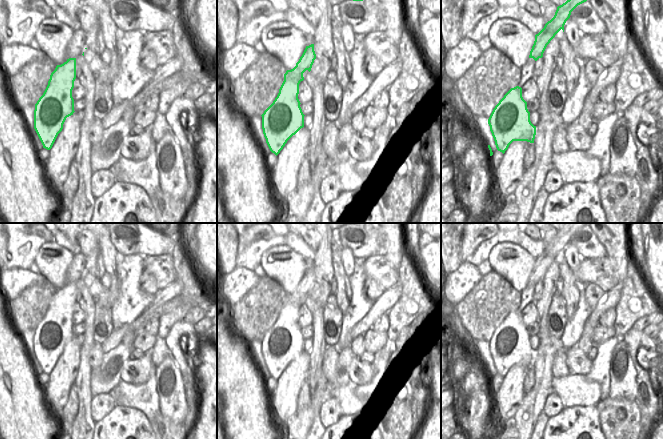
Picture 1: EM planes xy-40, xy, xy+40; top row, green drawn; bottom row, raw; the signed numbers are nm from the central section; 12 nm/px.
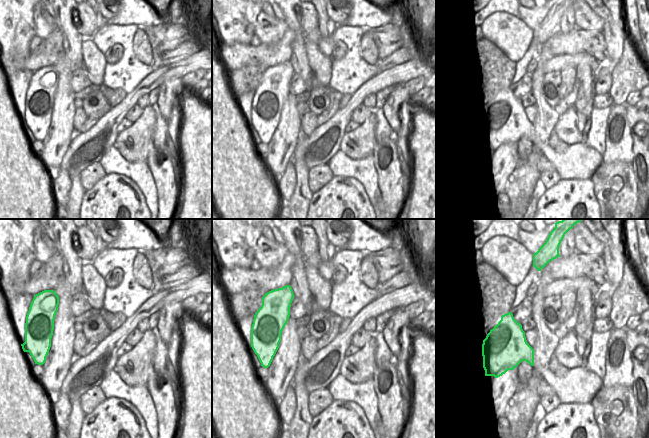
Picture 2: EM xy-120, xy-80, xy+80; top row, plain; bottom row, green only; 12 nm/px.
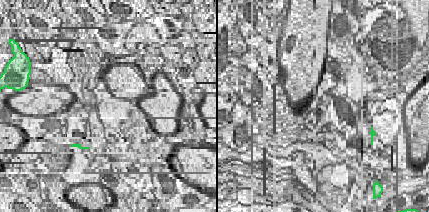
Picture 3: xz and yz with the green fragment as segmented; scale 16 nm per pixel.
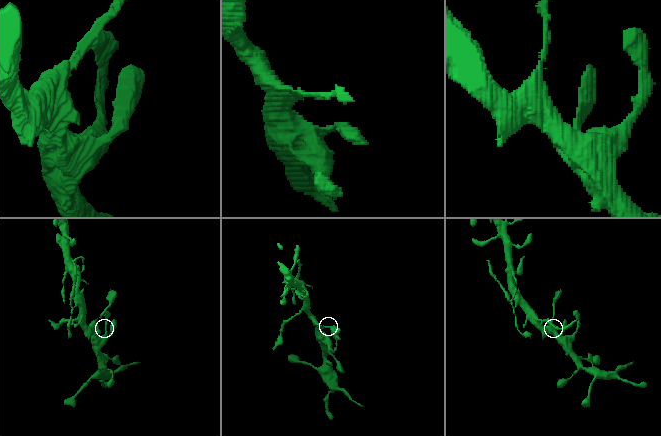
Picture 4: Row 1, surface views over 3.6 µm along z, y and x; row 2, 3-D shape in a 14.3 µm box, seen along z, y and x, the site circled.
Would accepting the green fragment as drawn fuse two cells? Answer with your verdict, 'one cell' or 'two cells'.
one cell

